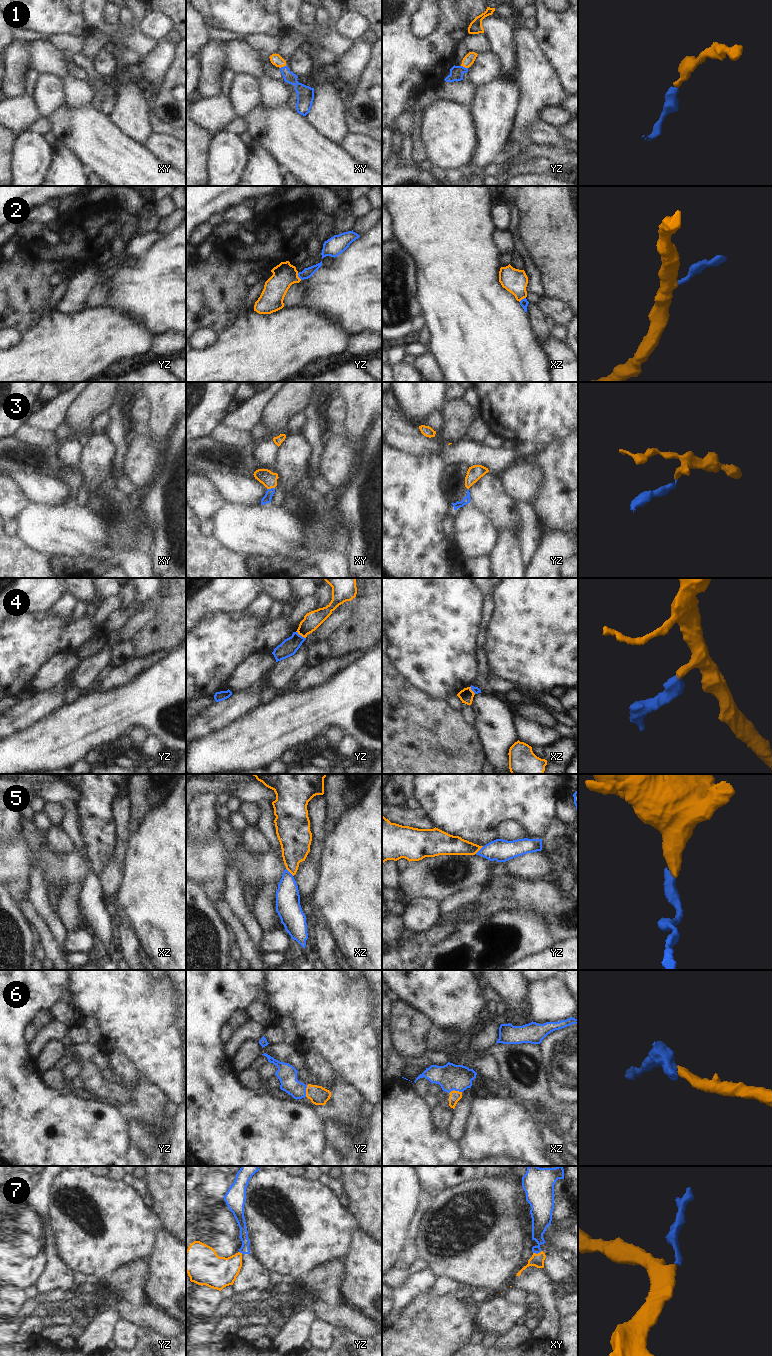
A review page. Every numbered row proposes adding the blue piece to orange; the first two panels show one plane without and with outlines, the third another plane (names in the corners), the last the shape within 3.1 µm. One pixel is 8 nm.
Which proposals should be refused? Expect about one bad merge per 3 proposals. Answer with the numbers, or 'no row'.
4, 5, 7

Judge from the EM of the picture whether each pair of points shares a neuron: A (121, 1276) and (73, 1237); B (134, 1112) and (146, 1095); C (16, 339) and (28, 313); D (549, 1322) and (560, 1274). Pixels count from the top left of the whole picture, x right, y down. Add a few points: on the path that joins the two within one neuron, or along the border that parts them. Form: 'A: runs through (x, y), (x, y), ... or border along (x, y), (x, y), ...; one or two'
A: border along (135, 1258), (118, 1267), (103, 1281); two
B: runs through (138, 1108), (146, 1099); one
C: border along (10, 328), (17, 329), (23, 333); two
D: border along (543, 1268), (558, 1285); two

